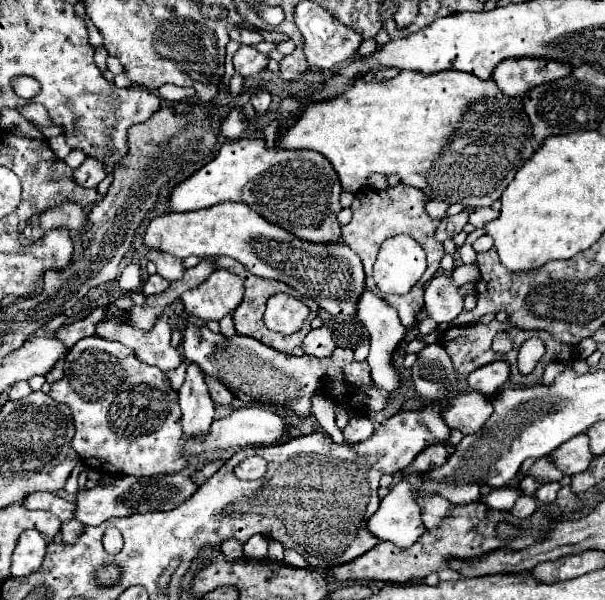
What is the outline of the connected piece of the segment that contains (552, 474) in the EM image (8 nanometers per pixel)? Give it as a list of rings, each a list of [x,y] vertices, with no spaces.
[[[540,458],[532,464],[532,468],[528,470],[526,476],[536,478],[538,482],[560,482],[564,474],[548,458]]]

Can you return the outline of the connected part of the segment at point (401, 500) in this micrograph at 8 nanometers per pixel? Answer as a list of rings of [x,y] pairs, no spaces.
[[[400,480],[386,498],[378,512],[368,520],[368,530],[380,540],[390,540],[400,548],[412,546],[426,531],[420,508],[412,498],[412,488],[406,480]]]

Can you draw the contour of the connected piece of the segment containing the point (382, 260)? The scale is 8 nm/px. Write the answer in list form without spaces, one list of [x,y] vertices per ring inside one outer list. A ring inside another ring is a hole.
[[[412,236],[388,238],[374,264],[374,282],[384,294],[408,294],[426,272],[426,254]]]

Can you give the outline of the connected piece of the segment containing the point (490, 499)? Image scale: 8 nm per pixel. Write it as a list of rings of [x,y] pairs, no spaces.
[[[504,486],[504,488],[494,488],[494,490],[492,490],[490,494],[486,494],[486,496],[480,496],[480,500],[482,500],[484,504],[488,504],[490,508],[494,508],[494,510],[510,510],[520,494],[522,494],[522,492],[520,492],[518,488],[508,488],[508,486]]]

